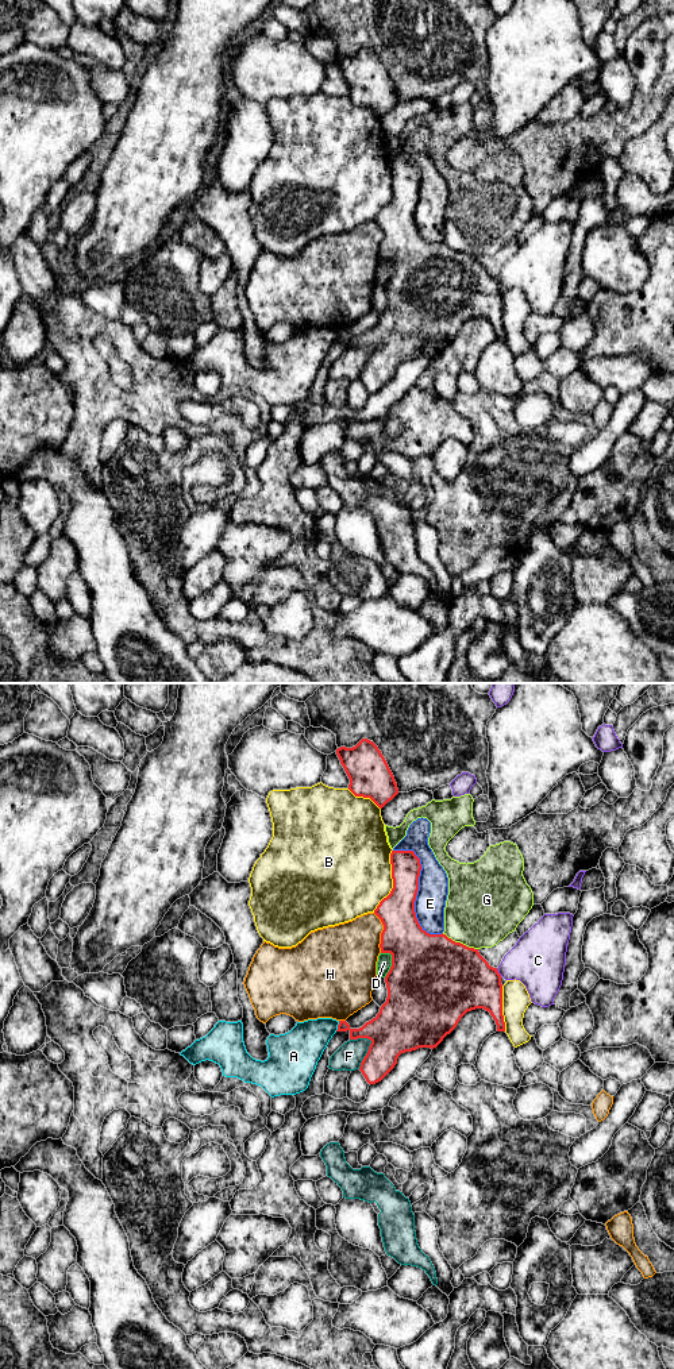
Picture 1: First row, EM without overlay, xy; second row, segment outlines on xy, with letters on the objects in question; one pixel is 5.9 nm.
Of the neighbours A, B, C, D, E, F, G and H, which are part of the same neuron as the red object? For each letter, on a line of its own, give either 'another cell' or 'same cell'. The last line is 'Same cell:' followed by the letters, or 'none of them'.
A: another cell
B: another cell
C: another cell
D: another cell
E: another cell
F: another cell
G: another cell
H: another cell
Same cell: none of them

